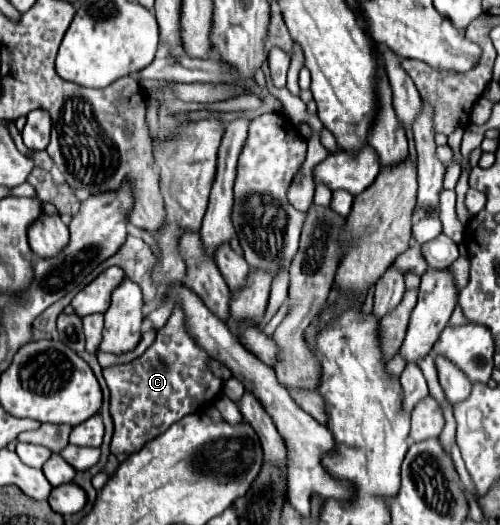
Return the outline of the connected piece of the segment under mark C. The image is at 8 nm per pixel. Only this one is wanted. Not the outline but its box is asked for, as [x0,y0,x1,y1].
[104,307,222,453]

